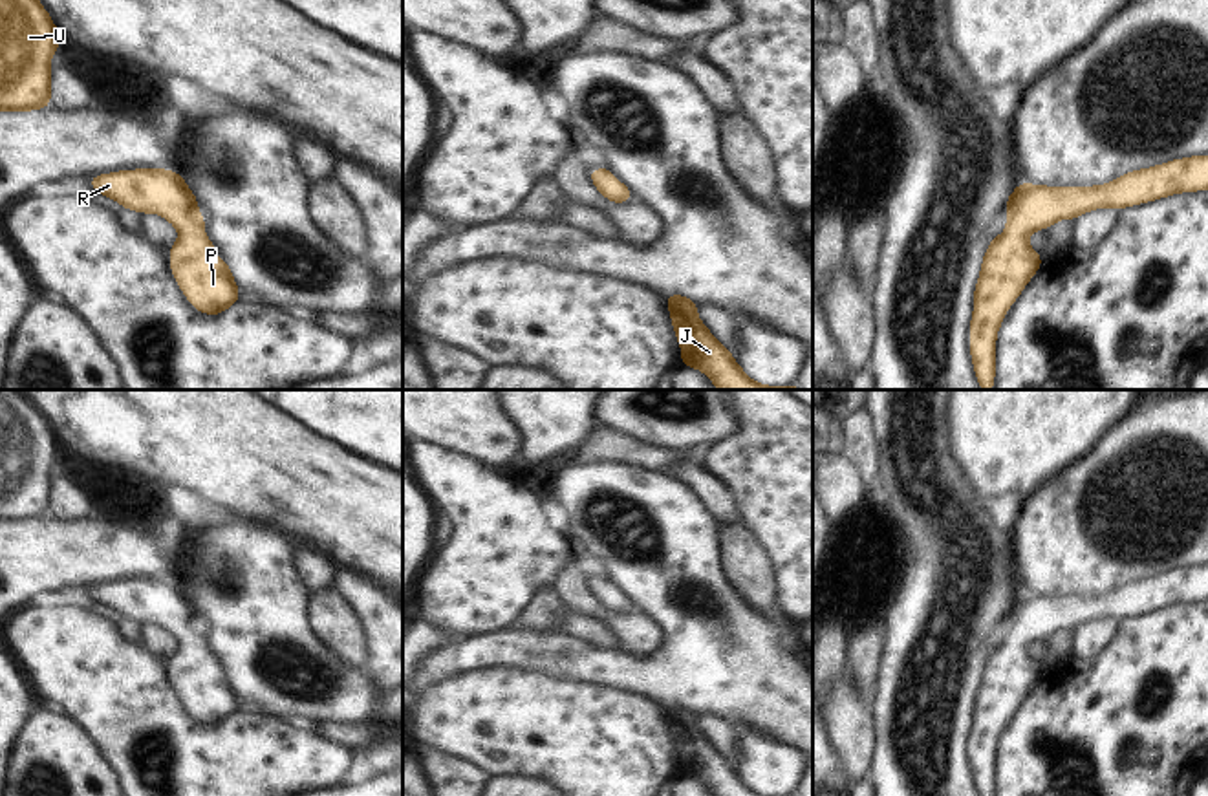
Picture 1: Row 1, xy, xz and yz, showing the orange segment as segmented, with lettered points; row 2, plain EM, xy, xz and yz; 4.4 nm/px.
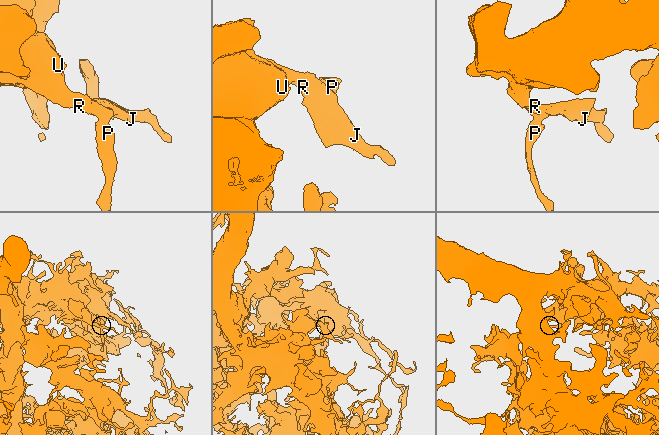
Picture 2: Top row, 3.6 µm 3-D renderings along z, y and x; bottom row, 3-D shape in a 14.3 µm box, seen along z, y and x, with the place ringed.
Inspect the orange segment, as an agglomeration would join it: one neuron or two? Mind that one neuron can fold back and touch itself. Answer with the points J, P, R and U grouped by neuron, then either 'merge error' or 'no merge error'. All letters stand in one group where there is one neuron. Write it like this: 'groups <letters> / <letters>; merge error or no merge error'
groups J P R U; no merge error

